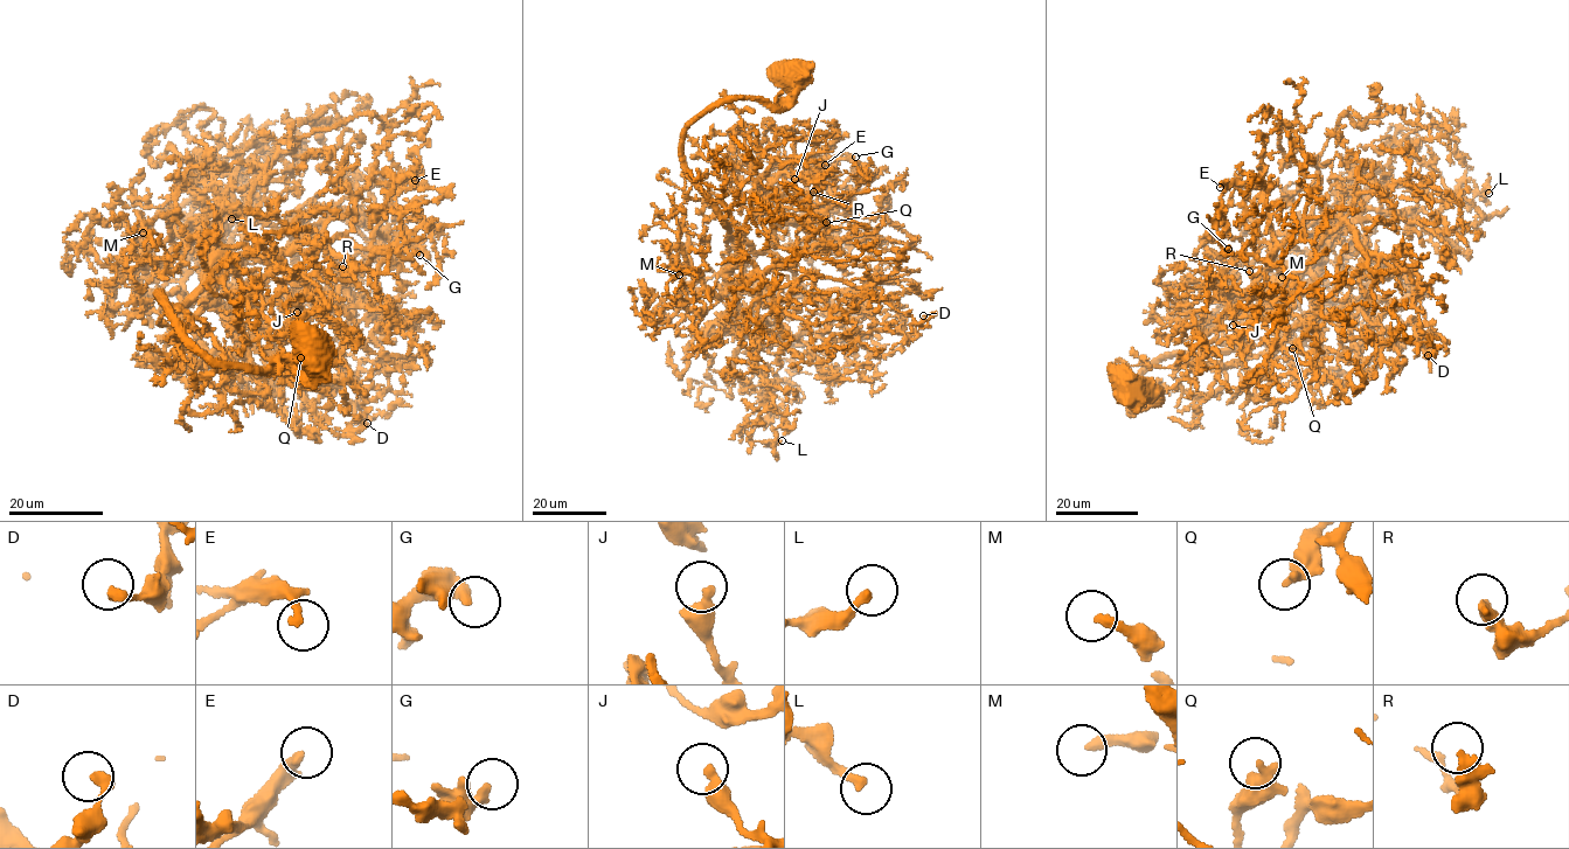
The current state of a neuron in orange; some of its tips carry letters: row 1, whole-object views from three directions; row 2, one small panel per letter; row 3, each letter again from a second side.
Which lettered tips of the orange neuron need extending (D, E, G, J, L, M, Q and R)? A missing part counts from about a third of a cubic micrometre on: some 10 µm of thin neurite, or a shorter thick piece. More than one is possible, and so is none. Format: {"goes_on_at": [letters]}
{"goes_on_at": ["M"]}

